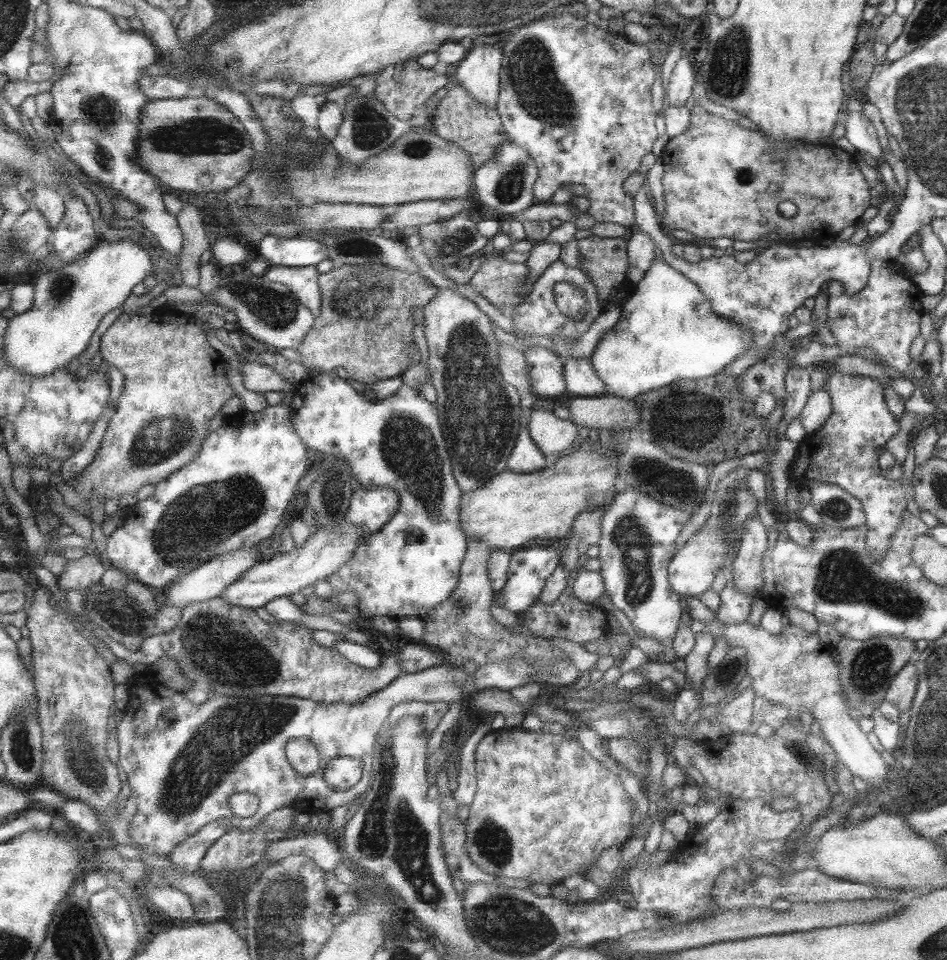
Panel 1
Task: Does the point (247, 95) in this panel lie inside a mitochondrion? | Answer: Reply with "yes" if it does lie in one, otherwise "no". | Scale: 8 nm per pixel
no

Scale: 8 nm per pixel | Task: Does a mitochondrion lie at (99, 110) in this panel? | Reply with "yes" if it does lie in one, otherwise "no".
yes

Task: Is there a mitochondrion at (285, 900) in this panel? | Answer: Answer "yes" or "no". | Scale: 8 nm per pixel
yes

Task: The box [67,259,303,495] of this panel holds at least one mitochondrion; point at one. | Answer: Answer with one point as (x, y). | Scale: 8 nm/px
(161, 439)

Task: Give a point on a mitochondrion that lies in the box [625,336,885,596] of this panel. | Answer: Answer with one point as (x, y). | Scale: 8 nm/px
(753, 497)

